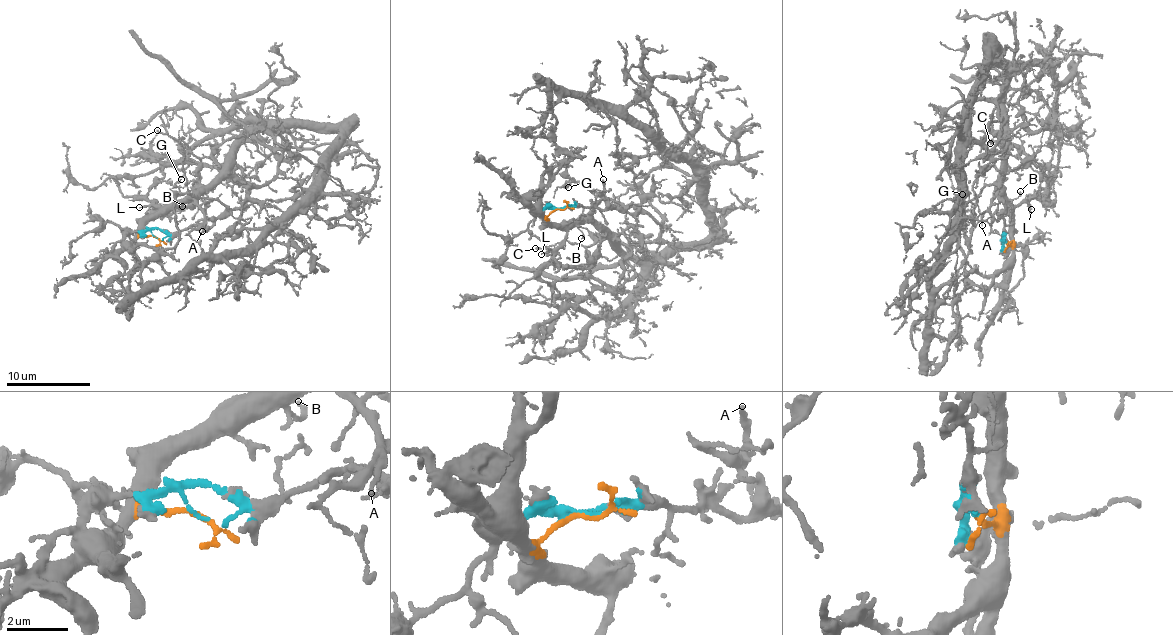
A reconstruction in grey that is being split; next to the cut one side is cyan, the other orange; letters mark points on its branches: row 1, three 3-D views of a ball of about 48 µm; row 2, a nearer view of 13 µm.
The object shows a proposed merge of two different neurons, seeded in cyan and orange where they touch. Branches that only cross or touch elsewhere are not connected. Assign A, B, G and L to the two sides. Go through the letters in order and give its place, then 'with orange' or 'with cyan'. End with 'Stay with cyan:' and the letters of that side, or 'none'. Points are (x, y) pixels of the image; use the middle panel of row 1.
A: (603, 179) | with orange
B: (581, 238) | with orange
G: (568, 187) | with cyan
L: (541, 254) | with orange
Stay with cyan: G

